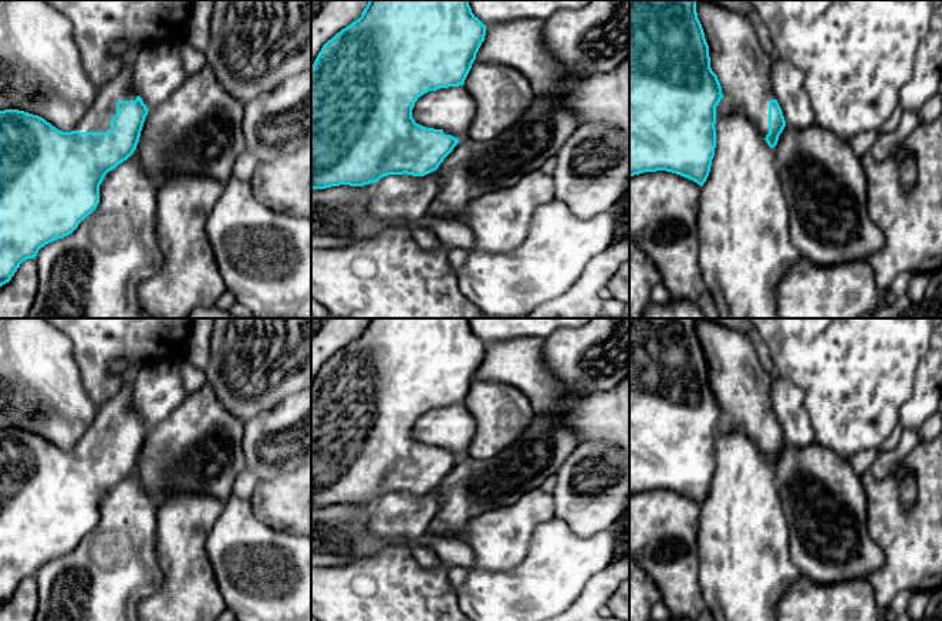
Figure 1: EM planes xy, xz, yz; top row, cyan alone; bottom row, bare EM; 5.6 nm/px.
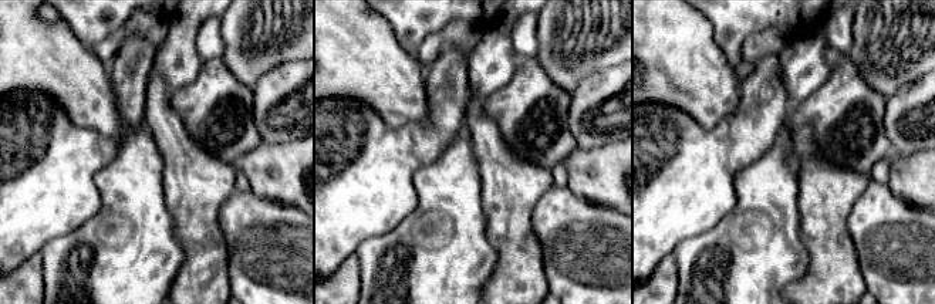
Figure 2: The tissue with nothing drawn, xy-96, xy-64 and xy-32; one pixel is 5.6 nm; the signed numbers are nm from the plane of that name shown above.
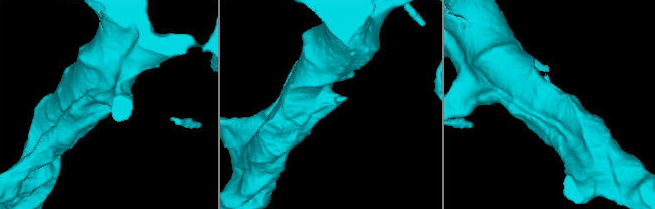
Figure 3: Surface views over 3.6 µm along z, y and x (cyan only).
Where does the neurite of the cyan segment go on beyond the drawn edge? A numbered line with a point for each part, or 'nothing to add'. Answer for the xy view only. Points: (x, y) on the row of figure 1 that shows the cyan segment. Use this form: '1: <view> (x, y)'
1: xy (120, 88)

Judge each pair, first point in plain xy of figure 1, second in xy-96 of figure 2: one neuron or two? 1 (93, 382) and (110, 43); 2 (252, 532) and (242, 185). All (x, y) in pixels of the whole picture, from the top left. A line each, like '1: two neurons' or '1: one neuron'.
1: two neurons
2: two neurons

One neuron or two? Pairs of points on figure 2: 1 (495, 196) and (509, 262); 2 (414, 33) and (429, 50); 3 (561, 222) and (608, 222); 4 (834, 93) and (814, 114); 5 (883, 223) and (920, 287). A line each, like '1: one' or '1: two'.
1: one
2: two
3: one
4: one
5: one

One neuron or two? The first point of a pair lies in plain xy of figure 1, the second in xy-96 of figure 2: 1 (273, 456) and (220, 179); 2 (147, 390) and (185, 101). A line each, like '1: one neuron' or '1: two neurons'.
1: two neurons
2: two neurons

